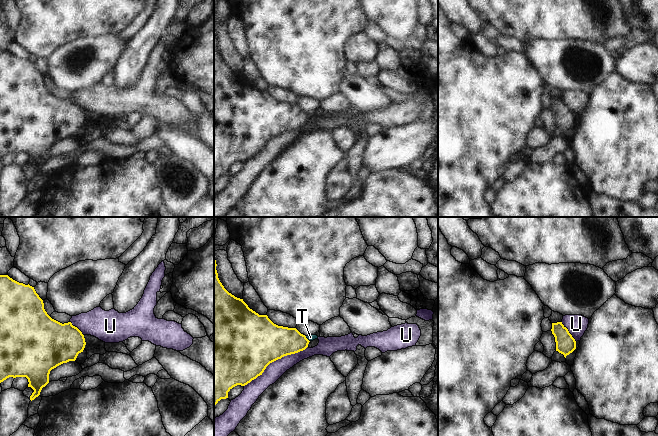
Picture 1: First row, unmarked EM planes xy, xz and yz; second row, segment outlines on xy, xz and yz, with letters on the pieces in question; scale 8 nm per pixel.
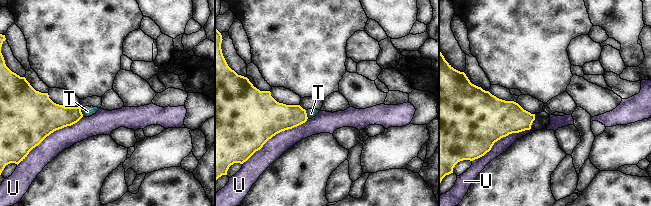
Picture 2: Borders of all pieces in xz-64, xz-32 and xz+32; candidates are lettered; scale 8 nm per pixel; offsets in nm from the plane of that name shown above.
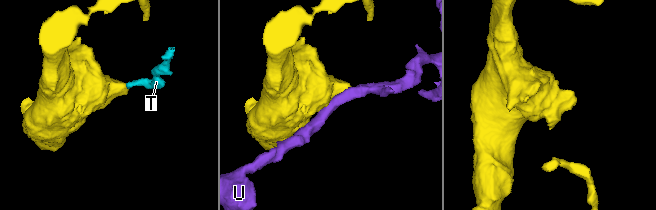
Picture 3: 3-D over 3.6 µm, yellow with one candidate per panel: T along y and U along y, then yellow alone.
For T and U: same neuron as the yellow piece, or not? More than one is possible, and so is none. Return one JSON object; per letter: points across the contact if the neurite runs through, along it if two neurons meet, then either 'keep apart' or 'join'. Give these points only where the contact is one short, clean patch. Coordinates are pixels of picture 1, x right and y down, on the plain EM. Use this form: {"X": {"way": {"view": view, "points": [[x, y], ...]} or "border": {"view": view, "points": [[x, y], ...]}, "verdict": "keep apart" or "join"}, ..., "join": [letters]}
{"T": {"border": {"view": "xz", "points": [[305, 112], [309, 117]]}, "verdict": "keep apart"}, "U": {"verdict": "keep apart"}, "join": []}

